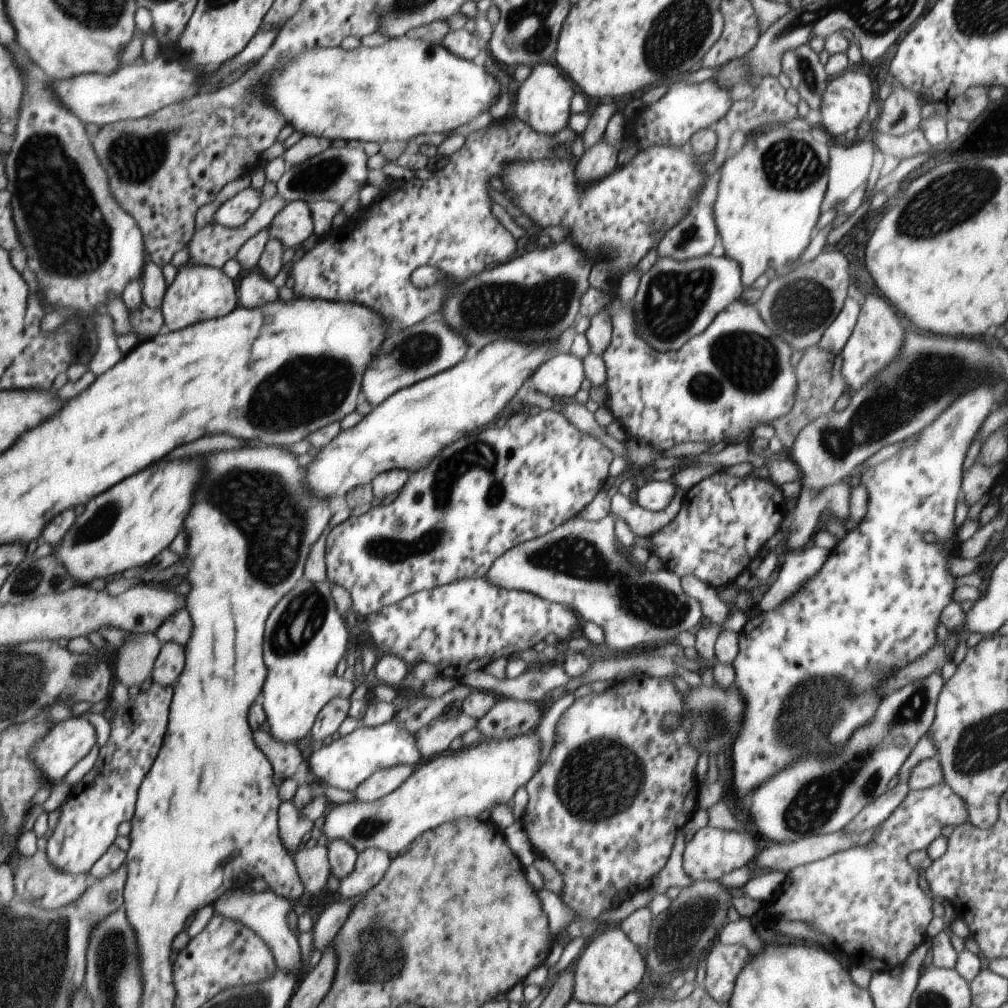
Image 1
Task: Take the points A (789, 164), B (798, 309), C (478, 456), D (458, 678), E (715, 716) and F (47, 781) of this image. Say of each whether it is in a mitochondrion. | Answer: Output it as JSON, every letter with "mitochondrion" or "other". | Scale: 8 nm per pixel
{"A":"mitochondrion","B":"mitochondrion","C":"mitochondrion","D":"other","E":"mitochondrion","F":"other"}

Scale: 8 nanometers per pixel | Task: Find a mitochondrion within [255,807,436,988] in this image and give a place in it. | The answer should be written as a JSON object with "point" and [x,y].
{"point":[378,956]}

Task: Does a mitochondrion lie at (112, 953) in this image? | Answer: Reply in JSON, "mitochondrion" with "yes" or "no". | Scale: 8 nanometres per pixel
{"mitochondrion":"yes"}

